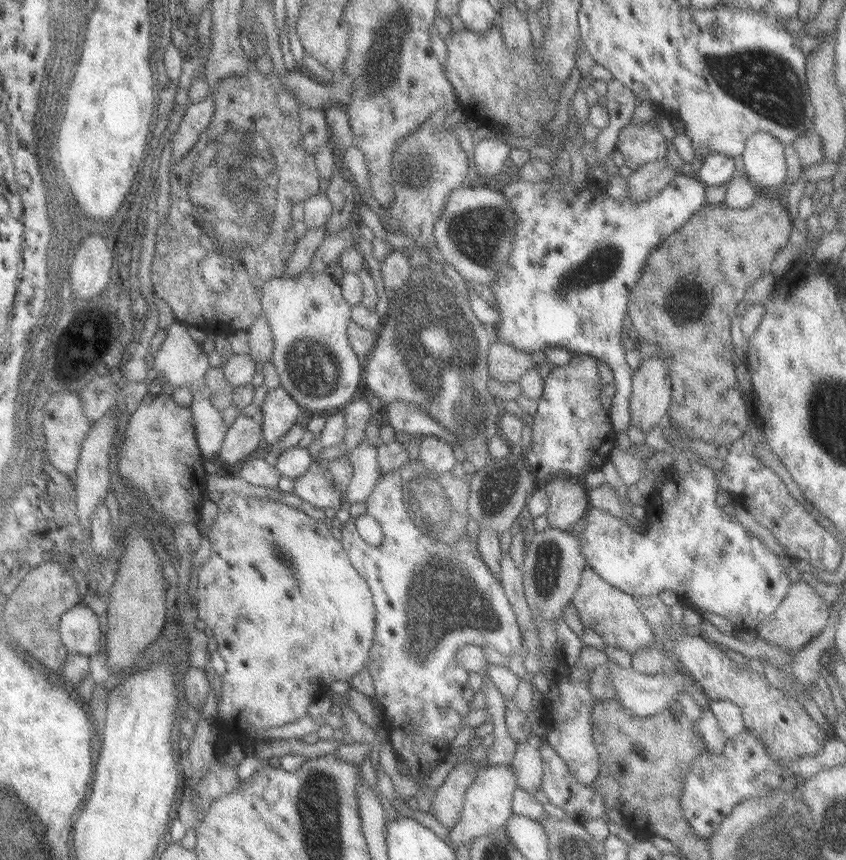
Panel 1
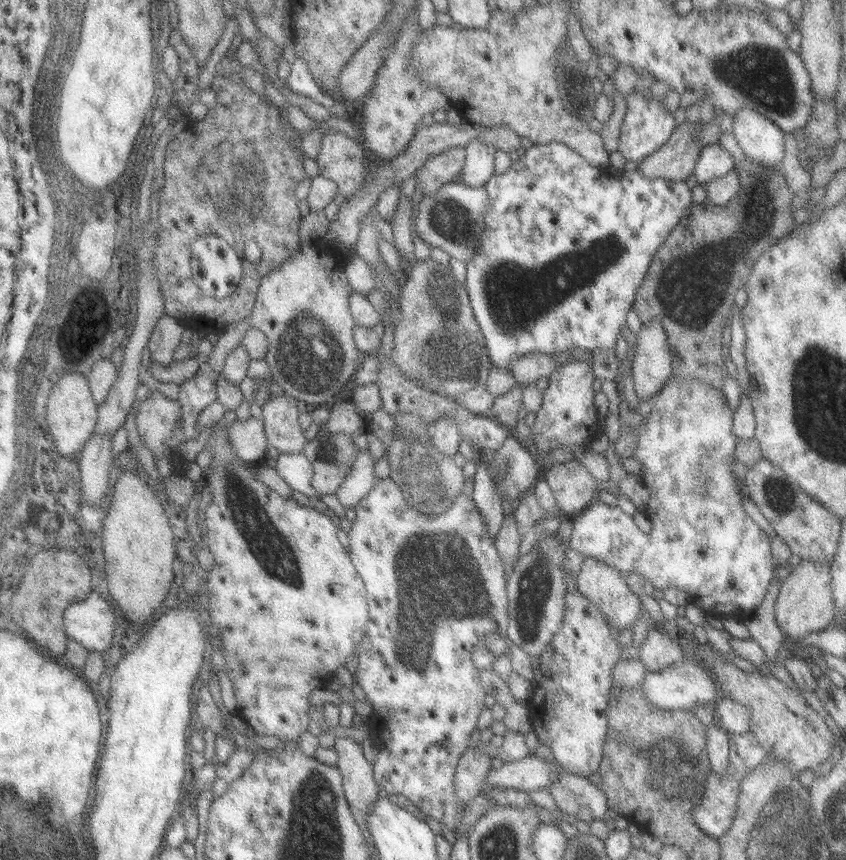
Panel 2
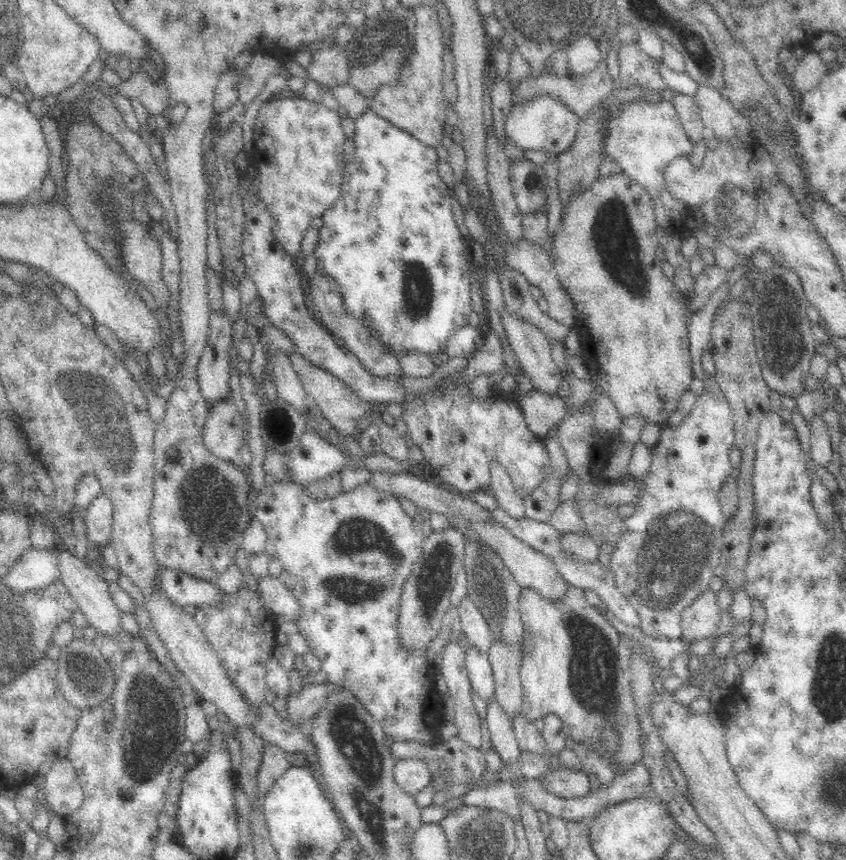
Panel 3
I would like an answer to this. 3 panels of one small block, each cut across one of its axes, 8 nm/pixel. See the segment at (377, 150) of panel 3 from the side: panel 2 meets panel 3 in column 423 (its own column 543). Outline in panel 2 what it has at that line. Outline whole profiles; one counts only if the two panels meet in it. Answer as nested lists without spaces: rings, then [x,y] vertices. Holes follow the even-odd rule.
[[[551,141],[548,143],[541,143],[531,145],[529,148],[524,149],[523,154],[518,160],[515,162],[511,161],[511,165],[501,174],[491,175],[485,183],[482,184],[483,190],[485,190],[485,195],[487,196],[487,209],[485,209],[485,213],[483,213],[483,233],[479,235],[479,245],[477,245],[477,249],[471,253],[471,257],[464,262],[465,266],[465,286],[464,290],[468,296],[470,308],[472,310],[473,318],[477,323],[479,328],[479,332],[485,340],[485,350],[487,354],[487,358],[489,358],[489,362],[491,362],[491,367],[499,368],[499,370],[503,370],[503,372],[507,372],[507,368],[509,368],[509,364],[513,362],[513,360],[517,360],[520,356],[533,354],[533,353],[543,353],[546,355],[559,354],[559,352],[567,352],[570,348],[579,348],[581,350],[599,350],[601,352],[613,353],[616,358],[618,358],[615,354],[615,344],[616,340],[619,337],[619,330],[624,326],[625,322],[625,314],[629,307],[633,302],[633,298],[635,296],[635,292],[637,287],[641,284],[643,277],[645,276],[645,271],[649,268],[649,263],[651,262],[651,258],[653,258],[653,254],[659,245],[667,238],[667,235],[673,230],[673,227],[677,224],[677,221],[684,215],[685,209],[689,207],[692,203],[690,190],[687,184],[684,181],[671,181],[669,179],[664,178],[647,178],[644,174],[639,173],[637,169],[633,171],[623,170],[621,172],[620,178],[614,178],[612,175],[612,171],[605,166],[591,166],[585,159],[581,158],[581,156],[574,153],[573,150],[569,149],[568,146],[561,144],[560,142]]]

